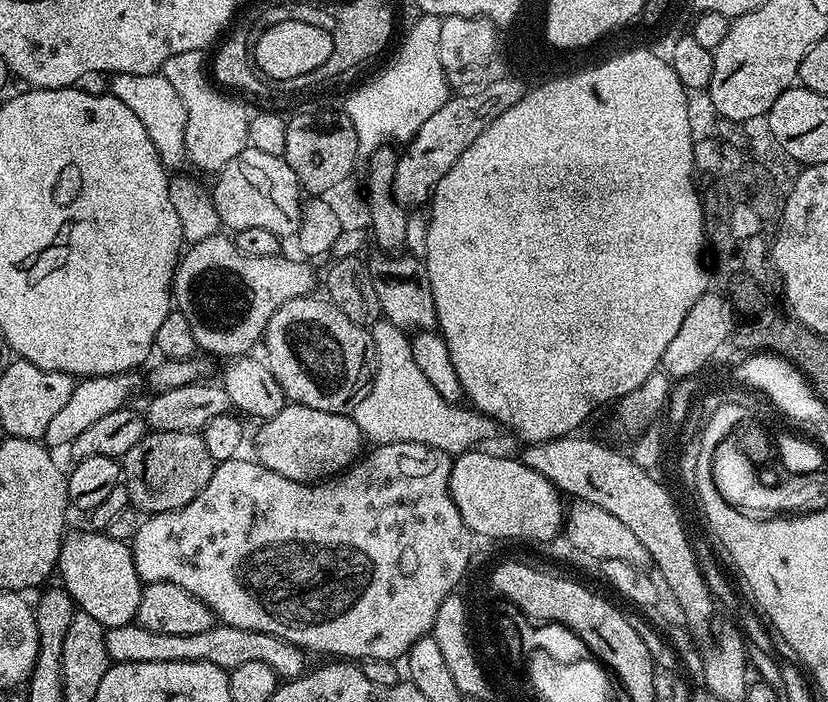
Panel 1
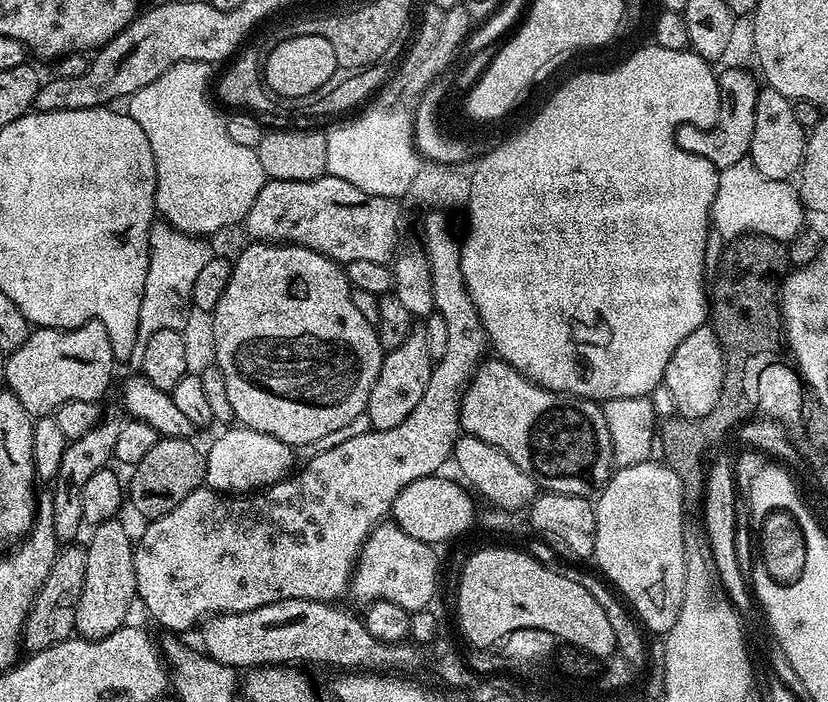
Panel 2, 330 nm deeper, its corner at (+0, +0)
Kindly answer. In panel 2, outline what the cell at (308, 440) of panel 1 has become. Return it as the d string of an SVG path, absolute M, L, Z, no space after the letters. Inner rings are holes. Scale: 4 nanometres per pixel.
M232 426L221 432L224 433L206 448L204 458L204 484L212 491L221 494L252 494L257 490L271 488L293 471L293 445L243 426Z

